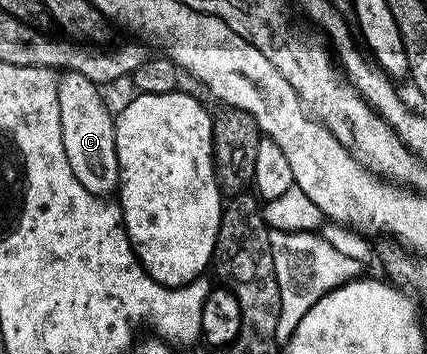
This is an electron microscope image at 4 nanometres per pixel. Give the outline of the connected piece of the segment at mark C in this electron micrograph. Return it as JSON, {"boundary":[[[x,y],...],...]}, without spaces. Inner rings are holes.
{"boundary":[[[65,73],[57,81],[57,100],[59,101],[59,117],[61,118],[61,136],[63,149],[67,153],[67,161],[71,165],[71,173],[79,177],[79,185],[87,189],[87,193],[98,197],[109,197],[118,190],[121,172],[117,170],[117,150],[115,149],[115,119],[105,108],[101,100],[98,84],[87,77]]]}

